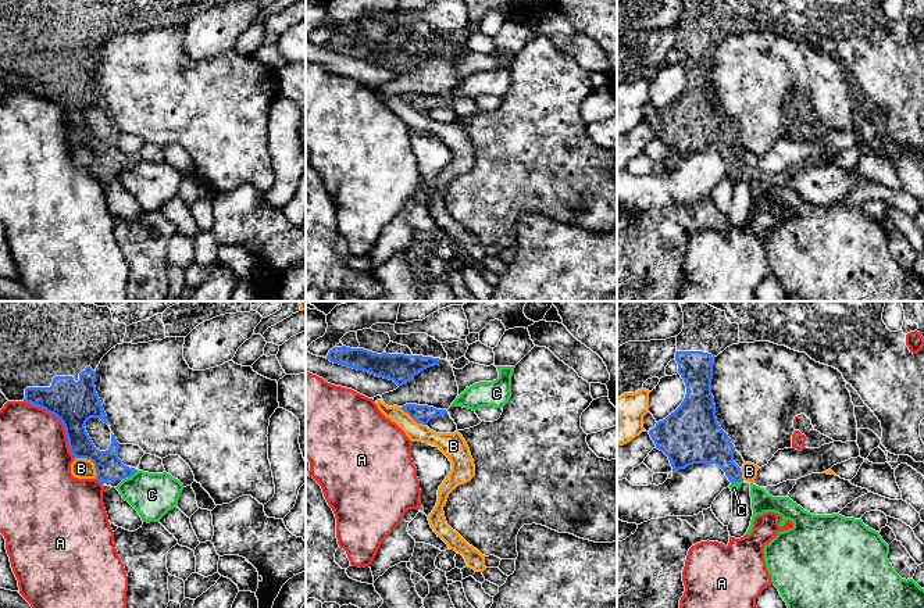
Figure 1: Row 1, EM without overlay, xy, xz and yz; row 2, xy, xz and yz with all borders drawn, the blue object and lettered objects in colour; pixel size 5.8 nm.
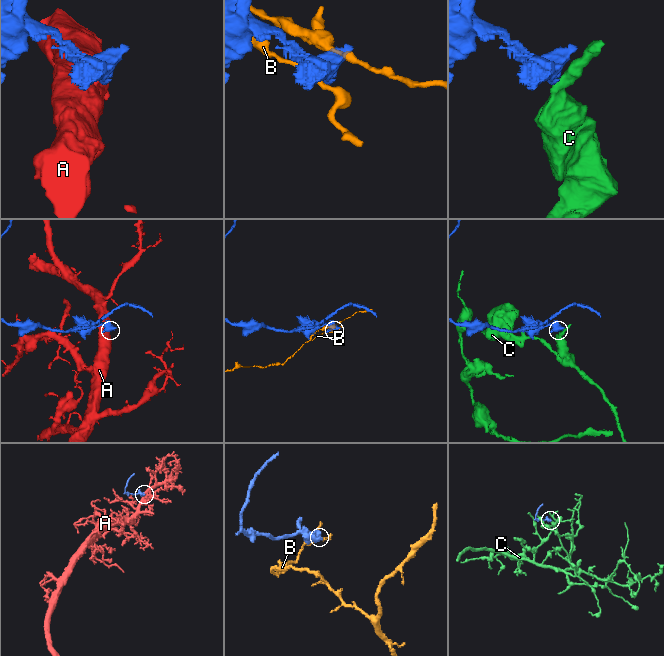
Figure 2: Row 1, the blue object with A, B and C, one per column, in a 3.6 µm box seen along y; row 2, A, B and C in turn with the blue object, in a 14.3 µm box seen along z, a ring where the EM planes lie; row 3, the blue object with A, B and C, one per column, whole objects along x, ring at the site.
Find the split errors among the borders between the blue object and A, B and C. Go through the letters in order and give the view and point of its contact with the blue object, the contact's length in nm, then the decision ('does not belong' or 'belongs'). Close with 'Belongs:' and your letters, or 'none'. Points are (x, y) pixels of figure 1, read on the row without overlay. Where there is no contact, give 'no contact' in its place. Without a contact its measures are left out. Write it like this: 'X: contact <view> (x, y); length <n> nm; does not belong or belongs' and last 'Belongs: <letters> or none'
A: contact xy (61, 110); length 460 nm; does not belong
B: contact xy (92, 150); length 180 nm; does not belong
C: contact xy (132, 163); length 80 nm; does not belong
Belongs: none

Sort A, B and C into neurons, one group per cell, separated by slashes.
A / B / C

